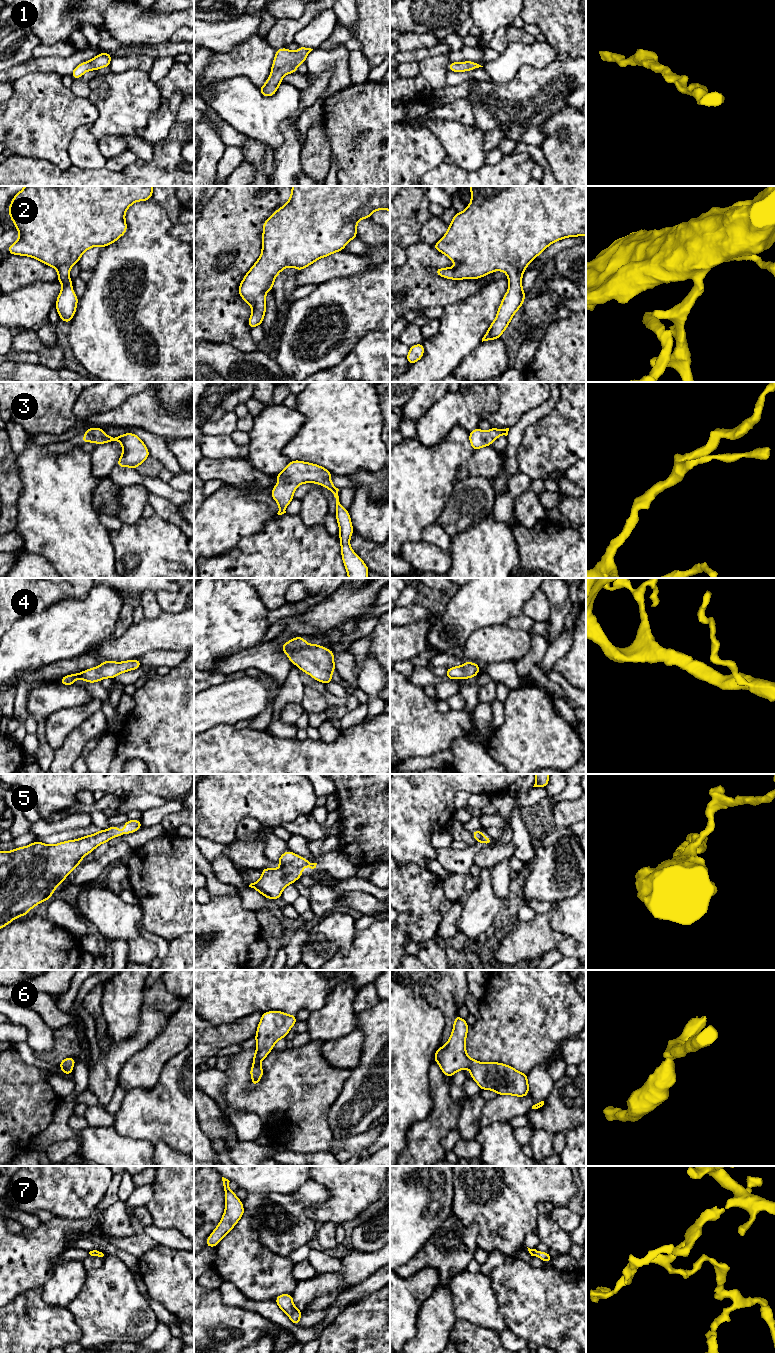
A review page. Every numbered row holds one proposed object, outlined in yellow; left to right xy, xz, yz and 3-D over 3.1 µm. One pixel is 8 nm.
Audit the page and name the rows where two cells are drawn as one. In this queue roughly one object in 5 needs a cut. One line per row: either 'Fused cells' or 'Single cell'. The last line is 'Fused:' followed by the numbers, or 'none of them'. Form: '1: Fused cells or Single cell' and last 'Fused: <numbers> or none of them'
1: Single cell
2: Single cell
3: Single cell
4: Single cell
5: Single cell
6: Single cell
7: Single cell
Fused: none of them

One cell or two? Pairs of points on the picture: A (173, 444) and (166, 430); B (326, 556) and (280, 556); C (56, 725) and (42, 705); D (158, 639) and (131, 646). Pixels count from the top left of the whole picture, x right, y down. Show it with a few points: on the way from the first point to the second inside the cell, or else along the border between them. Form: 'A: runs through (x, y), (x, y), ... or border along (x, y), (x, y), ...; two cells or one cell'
A: border along (183, 438), (165, 439); two cells
B: runs through (315, 556), (291, 556); one cell
C: border along (71, 707), (55, 710), (46, 719), (45, 738); two cells
D: runs through (151, 639), (138, 640); one cell

